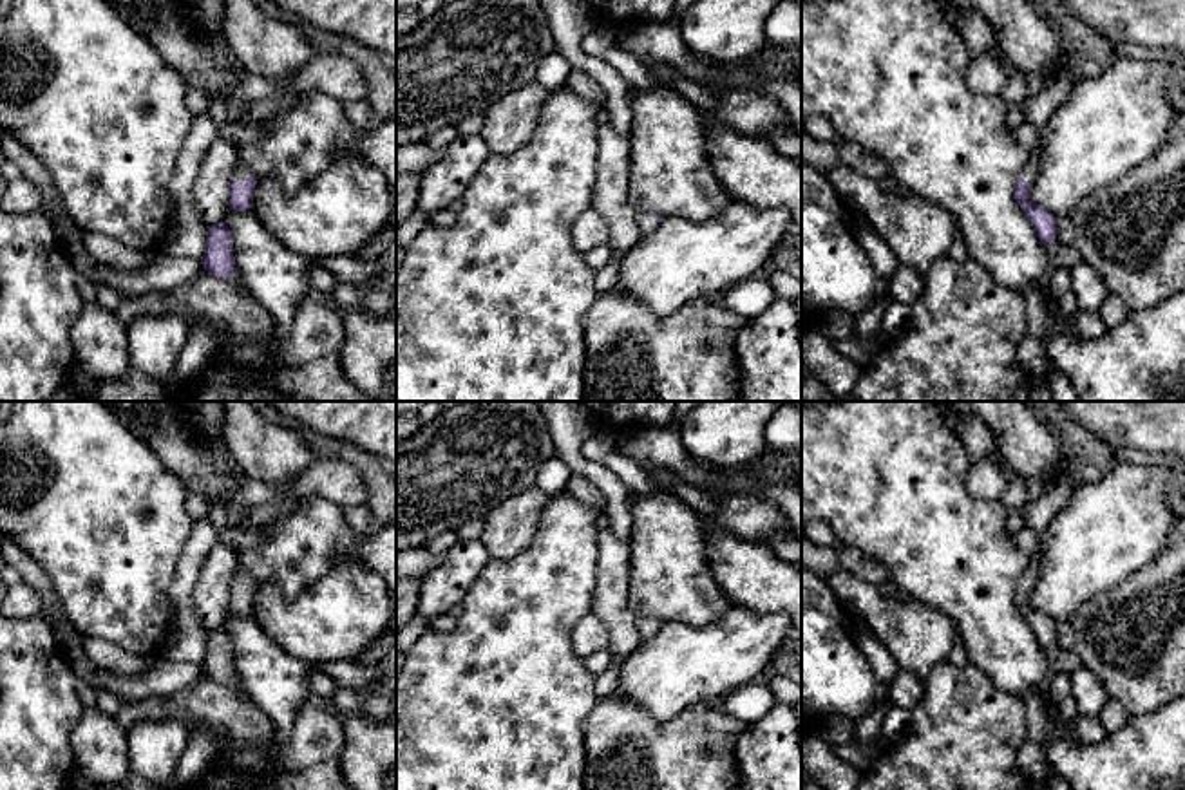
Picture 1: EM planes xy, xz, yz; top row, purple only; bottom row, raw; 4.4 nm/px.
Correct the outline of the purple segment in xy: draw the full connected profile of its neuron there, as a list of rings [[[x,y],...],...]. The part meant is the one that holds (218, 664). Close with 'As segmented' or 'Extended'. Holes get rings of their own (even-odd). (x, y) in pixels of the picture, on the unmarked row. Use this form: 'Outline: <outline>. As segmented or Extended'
Outline: [[[221,625],[208,631],[206,654],[201,669],[204,676],[212,678],[213,682],[228,685],[241,696],[246,696],[244,687],[235,672],[233,645],[226,627]]]. Extended

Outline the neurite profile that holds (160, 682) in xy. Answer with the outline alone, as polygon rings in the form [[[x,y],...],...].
[[[159,654],[150,660],[145,674],[125,676],[96,667],[96,678],[105,691],[127,701],[139,701],[147,696],[168,696],[192,689],[204,676],[203,669],[190,662],[168,662]]]

